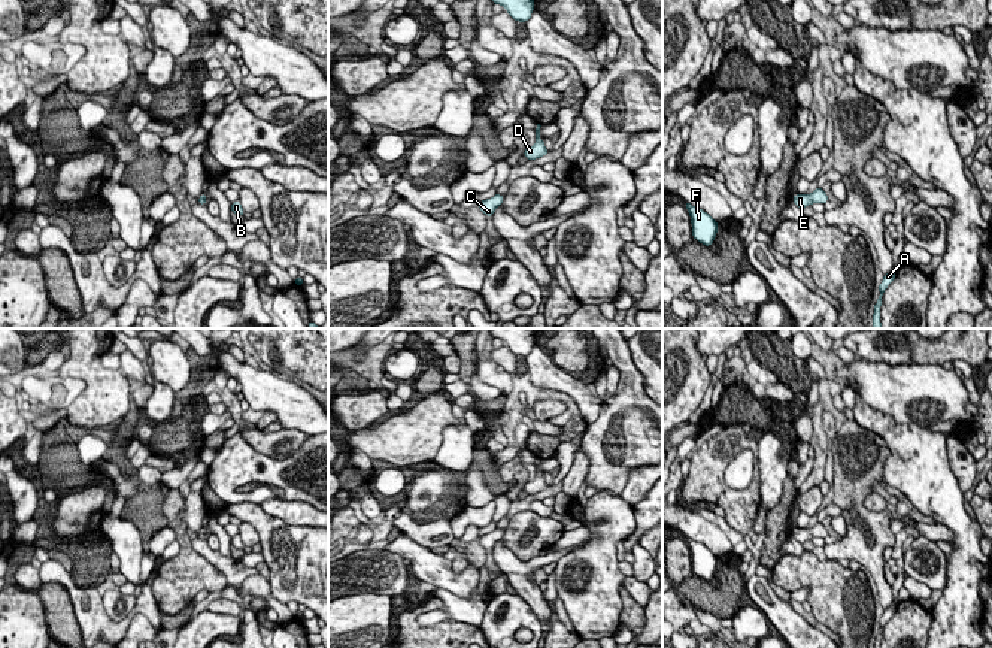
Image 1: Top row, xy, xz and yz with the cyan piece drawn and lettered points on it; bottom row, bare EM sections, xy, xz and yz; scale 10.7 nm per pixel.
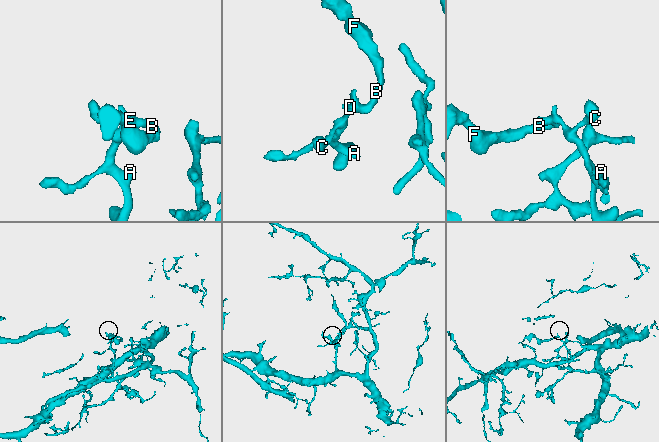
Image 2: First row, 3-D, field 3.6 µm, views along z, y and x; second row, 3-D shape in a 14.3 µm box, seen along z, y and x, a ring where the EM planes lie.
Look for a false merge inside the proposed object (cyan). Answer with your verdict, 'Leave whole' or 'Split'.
Leave whole

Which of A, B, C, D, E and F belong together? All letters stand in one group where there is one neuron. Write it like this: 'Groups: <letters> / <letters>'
Groups: A B C D E F

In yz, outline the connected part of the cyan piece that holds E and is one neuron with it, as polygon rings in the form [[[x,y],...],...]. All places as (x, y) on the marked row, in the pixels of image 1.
[[[817,187],[812,194],[795,194],[792,200],[798,208],[804,209],[812,203],[825,205],[828,202],[828,196],[822,188]]]

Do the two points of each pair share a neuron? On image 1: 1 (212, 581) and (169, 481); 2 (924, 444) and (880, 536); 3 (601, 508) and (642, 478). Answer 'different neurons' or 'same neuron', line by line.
1: different neurons
2: different neurons
3: different neurons

